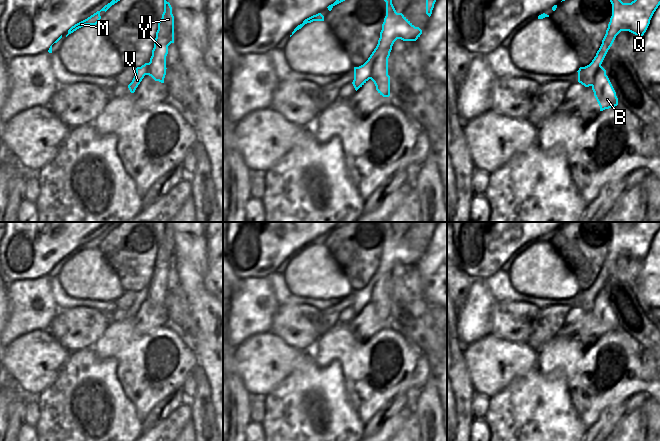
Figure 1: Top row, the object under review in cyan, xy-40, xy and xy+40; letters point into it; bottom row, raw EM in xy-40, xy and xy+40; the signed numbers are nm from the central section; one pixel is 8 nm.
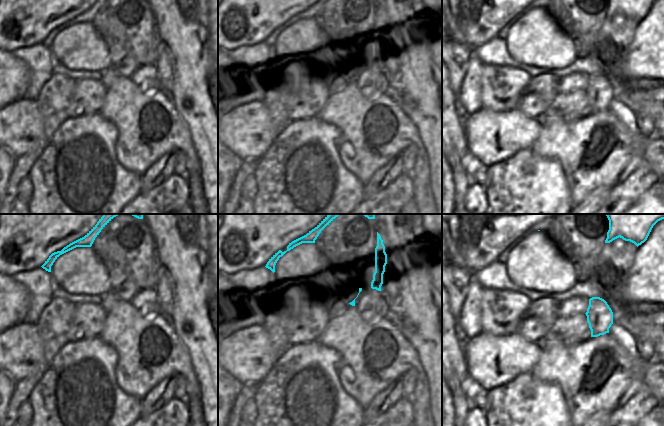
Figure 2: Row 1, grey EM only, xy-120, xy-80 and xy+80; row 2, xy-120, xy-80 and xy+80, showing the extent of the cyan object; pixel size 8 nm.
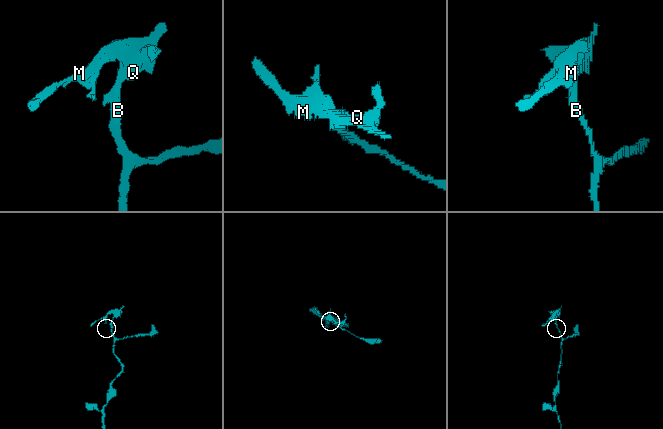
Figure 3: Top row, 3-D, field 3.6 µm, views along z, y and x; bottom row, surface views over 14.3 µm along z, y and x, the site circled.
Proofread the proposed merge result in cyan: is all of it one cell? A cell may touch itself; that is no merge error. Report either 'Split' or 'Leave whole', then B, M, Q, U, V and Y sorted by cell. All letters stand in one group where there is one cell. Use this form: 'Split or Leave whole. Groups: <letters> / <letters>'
Split. Groups: B / M Q U V Y

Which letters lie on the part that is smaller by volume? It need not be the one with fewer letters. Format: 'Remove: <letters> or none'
Remove: M, Q, U, V, Y

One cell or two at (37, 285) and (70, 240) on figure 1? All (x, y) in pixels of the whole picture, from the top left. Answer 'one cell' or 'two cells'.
two cells

